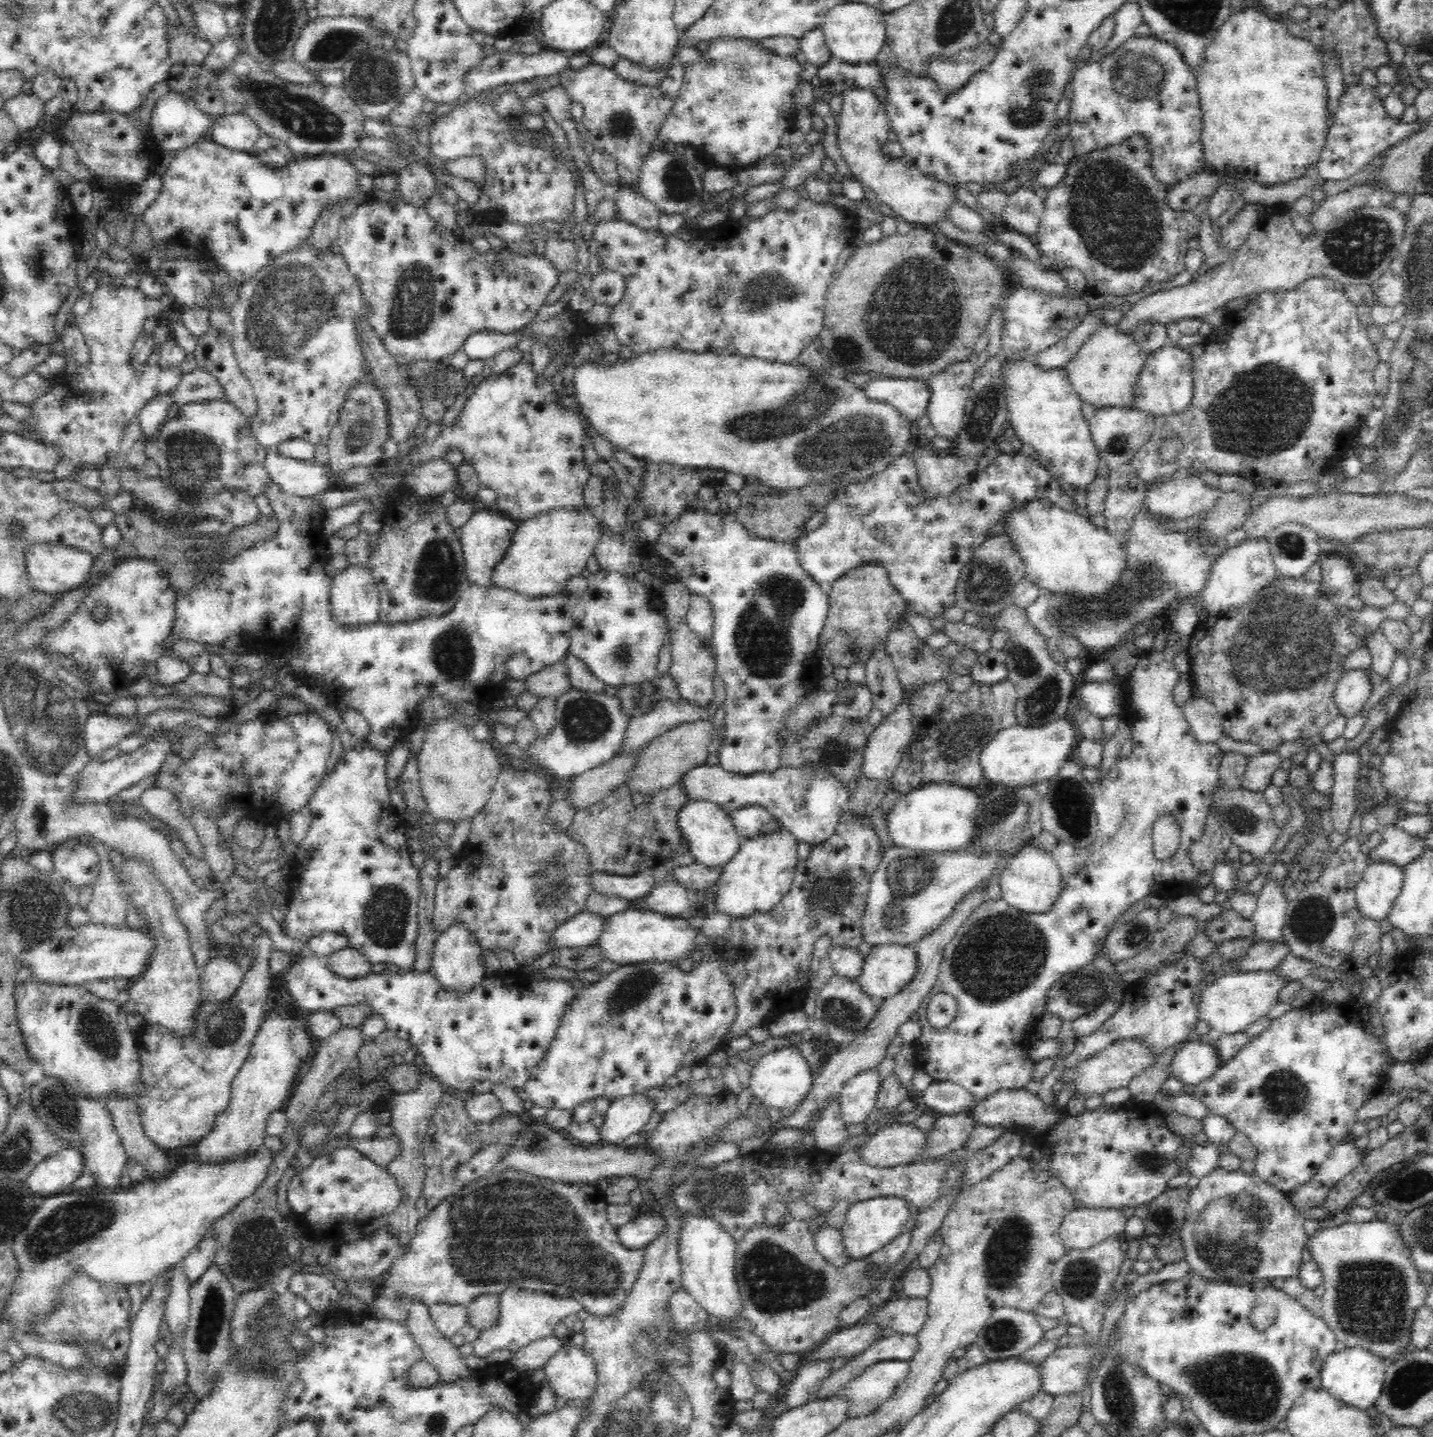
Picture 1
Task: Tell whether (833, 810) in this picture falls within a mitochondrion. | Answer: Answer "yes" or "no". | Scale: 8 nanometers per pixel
no

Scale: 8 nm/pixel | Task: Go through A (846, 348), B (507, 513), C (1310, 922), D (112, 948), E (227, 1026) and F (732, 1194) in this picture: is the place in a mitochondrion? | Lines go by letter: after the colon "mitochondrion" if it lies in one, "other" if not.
A: mitochondrion
B: other
C: mitochondrion
D: other
E: mitochondrion
F: mitochondrion

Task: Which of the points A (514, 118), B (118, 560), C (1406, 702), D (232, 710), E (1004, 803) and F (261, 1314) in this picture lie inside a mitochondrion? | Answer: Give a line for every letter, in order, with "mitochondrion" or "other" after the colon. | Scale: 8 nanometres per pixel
A: other
B: other
C: other
D: other
E: mitochondrion
F: mitochondrion

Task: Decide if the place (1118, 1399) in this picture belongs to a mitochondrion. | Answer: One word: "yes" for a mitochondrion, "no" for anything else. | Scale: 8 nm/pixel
yes

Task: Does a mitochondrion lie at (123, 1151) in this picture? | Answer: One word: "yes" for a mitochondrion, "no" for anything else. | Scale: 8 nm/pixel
no

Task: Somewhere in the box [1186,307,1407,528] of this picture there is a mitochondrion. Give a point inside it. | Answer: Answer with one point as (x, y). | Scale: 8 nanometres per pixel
(1267, 409)

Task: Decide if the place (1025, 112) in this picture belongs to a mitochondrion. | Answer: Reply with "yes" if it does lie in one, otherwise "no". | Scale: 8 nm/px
yes

